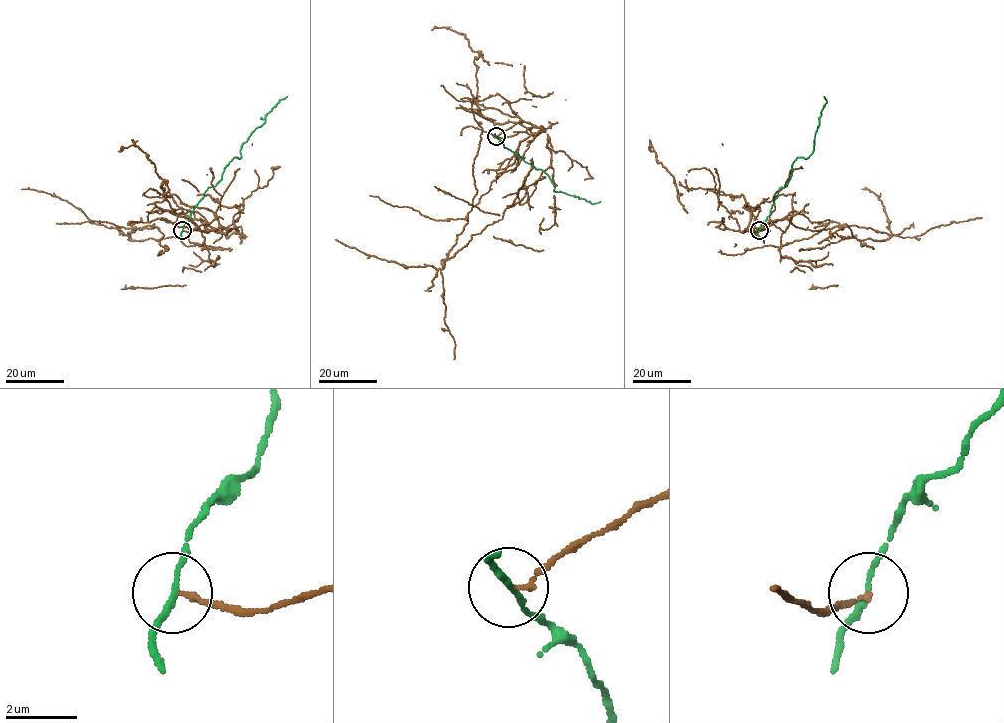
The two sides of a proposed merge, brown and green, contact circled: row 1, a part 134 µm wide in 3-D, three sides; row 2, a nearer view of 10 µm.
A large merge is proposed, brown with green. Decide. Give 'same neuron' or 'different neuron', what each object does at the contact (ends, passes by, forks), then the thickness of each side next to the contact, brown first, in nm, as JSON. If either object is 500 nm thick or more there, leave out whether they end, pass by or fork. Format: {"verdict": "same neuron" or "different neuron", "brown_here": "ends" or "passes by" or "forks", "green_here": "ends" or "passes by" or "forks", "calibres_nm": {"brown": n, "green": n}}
{"verdict": "different neuron", "brown_here": "ends", "green_here": "passes by", "calibres_nm": {"brown": 140, "green": 160}}

